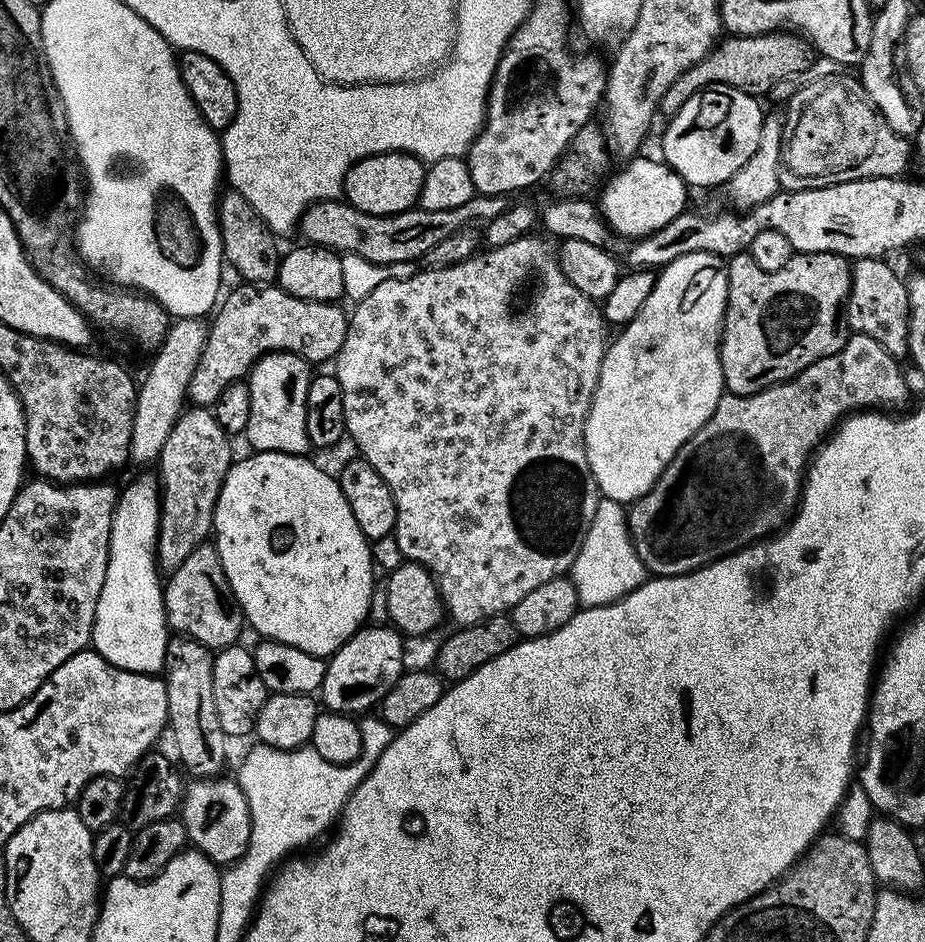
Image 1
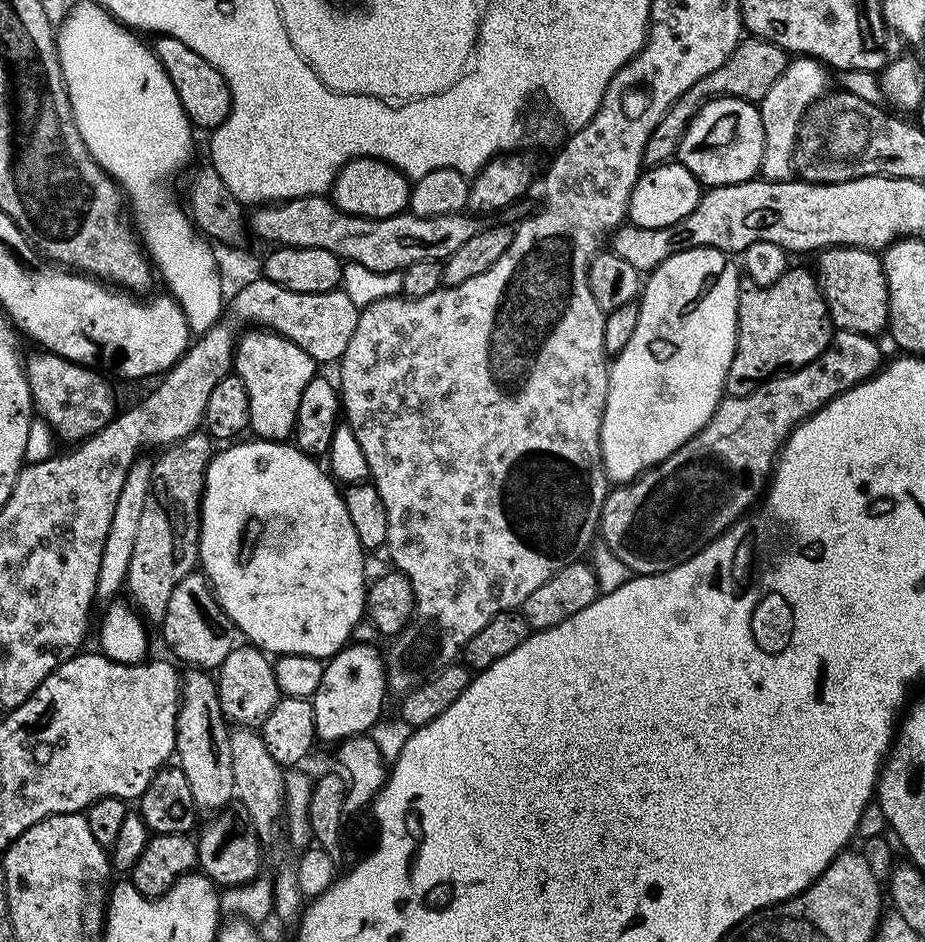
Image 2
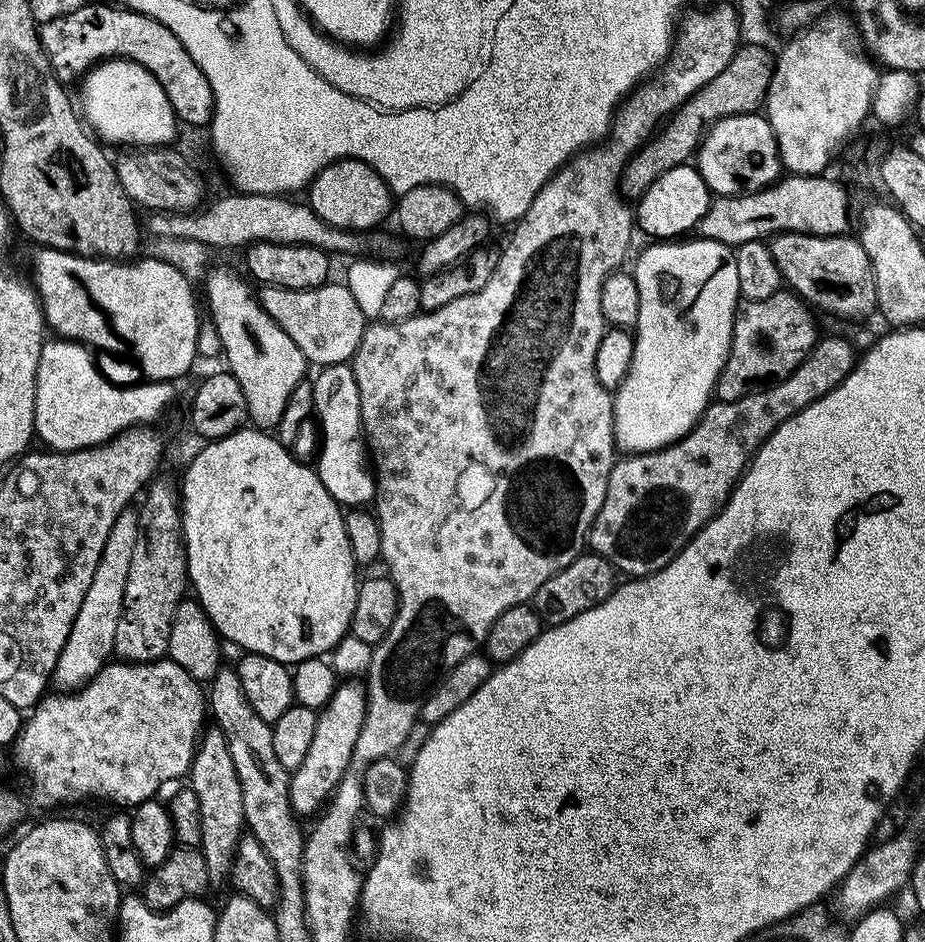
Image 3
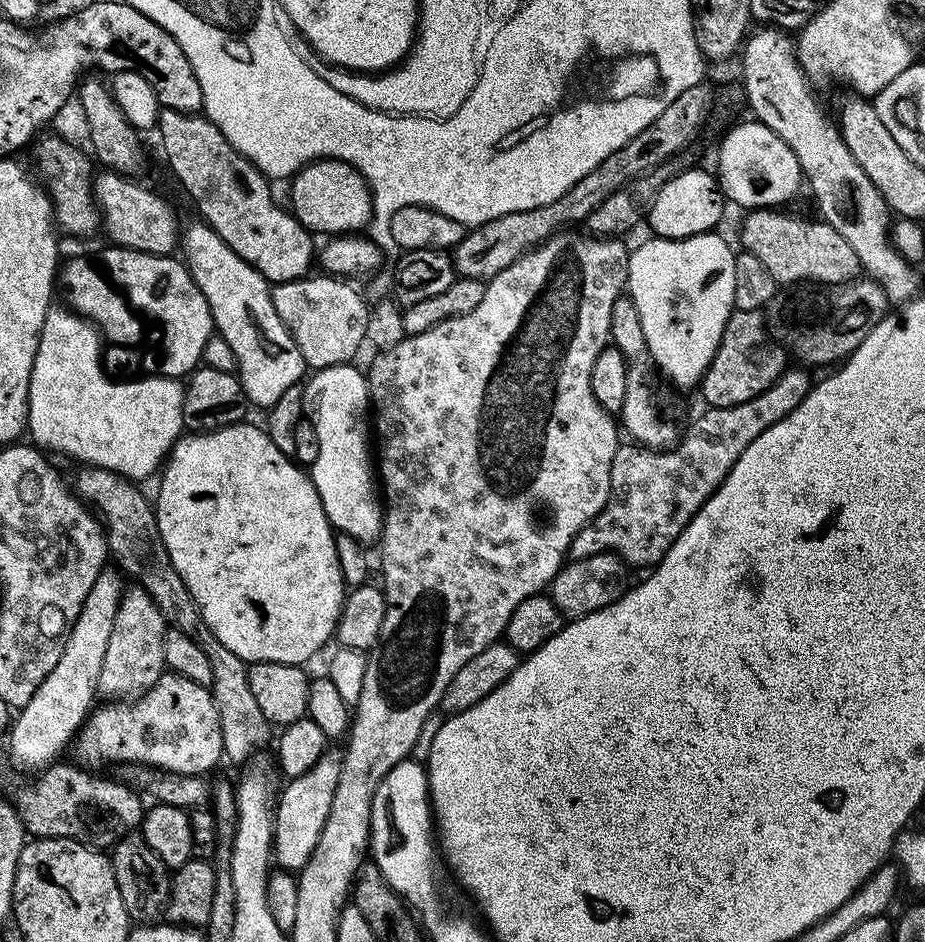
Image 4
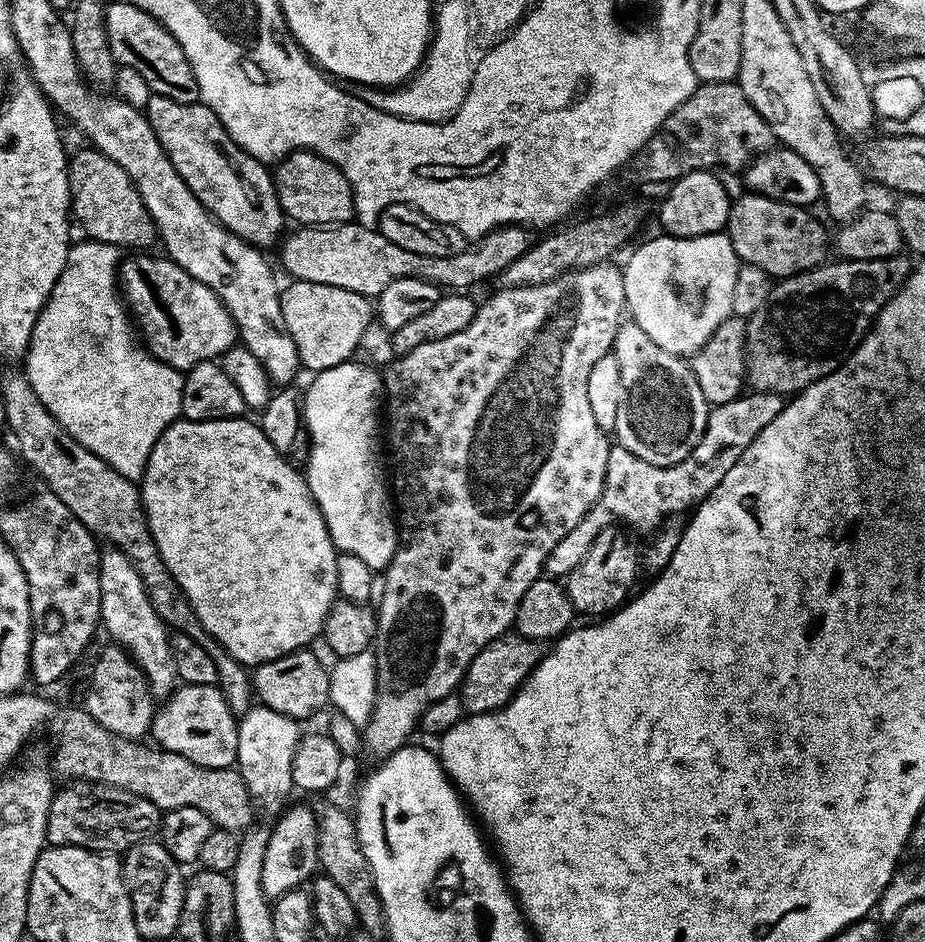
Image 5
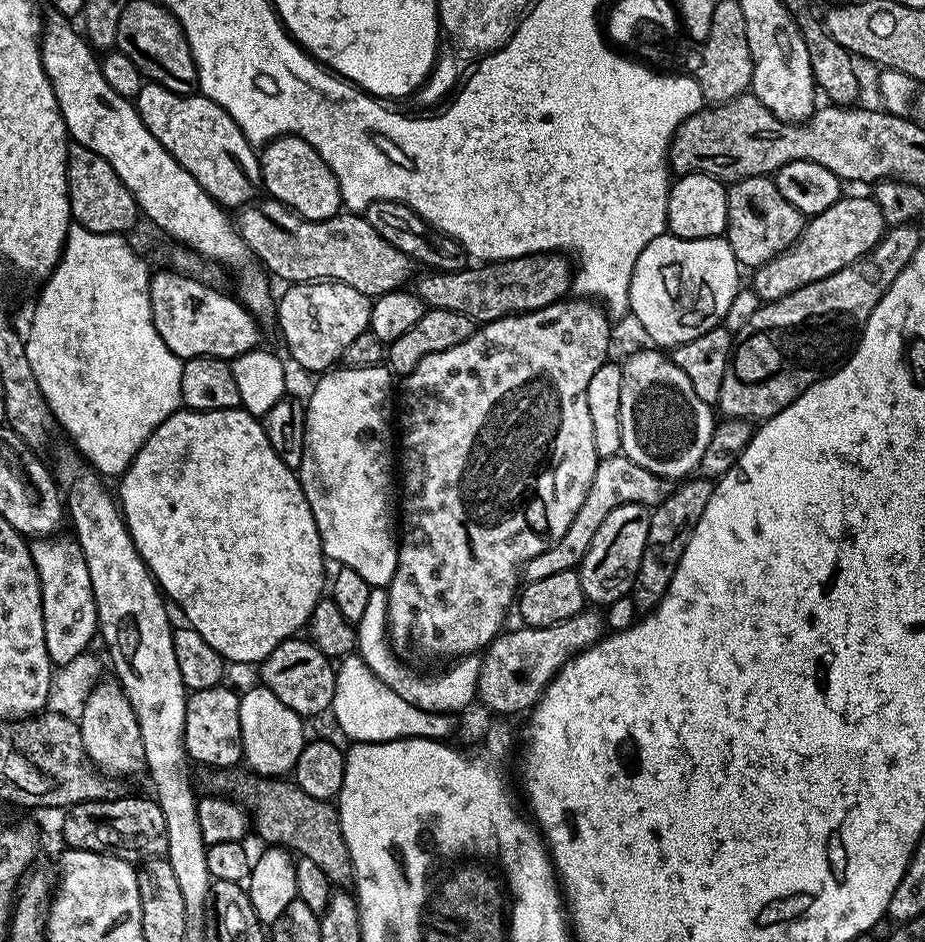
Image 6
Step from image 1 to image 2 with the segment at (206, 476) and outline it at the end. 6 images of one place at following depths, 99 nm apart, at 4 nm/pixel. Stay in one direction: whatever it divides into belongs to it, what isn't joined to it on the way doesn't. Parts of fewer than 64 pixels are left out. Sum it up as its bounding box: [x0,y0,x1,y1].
[126,430,214,622]

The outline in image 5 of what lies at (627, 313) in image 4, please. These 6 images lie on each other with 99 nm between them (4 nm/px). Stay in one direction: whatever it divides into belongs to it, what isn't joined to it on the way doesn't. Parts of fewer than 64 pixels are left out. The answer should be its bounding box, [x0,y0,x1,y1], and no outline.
[611,322,710,466]

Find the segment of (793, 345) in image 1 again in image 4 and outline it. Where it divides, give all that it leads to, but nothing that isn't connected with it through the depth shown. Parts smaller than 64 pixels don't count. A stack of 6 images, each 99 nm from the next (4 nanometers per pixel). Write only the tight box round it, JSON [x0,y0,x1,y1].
[698,308,786,408]

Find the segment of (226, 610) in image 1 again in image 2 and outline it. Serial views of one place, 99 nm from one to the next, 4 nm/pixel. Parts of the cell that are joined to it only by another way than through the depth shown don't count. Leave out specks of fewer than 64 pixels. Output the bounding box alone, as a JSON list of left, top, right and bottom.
[162,570,238,670]

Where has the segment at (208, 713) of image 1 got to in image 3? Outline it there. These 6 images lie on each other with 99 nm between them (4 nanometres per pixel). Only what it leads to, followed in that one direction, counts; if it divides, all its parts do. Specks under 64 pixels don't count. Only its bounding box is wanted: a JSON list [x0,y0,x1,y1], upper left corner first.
[187,726,246,885]

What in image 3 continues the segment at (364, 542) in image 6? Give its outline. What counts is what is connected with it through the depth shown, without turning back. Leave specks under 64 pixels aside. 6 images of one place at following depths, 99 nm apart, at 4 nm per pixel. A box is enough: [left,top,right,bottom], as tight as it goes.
[311,364,376,506]

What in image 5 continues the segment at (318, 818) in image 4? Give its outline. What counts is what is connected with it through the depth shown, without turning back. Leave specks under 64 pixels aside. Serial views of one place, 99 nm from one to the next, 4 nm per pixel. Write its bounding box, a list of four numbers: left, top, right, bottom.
[262,804,320,898]

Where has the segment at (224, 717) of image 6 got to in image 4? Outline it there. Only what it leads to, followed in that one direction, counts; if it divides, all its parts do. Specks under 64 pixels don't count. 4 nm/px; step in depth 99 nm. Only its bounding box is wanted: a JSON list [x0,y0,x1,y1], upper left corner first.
[74,674,224,776]

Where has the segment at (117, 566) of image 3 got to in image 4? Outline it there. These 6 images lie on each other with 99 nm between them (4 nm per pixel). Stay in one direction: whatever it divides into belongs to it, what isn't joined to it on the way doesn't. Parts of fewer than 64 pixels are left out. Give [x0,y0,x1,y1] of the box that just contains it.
[6,566,126,773]

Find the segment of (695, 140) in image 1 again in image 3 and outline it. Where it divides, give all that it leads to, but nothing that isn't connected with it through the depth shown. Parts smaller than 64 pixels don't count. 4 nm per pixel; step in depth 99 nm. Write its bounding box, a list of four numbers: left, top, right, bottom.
[694,115,782,196]

